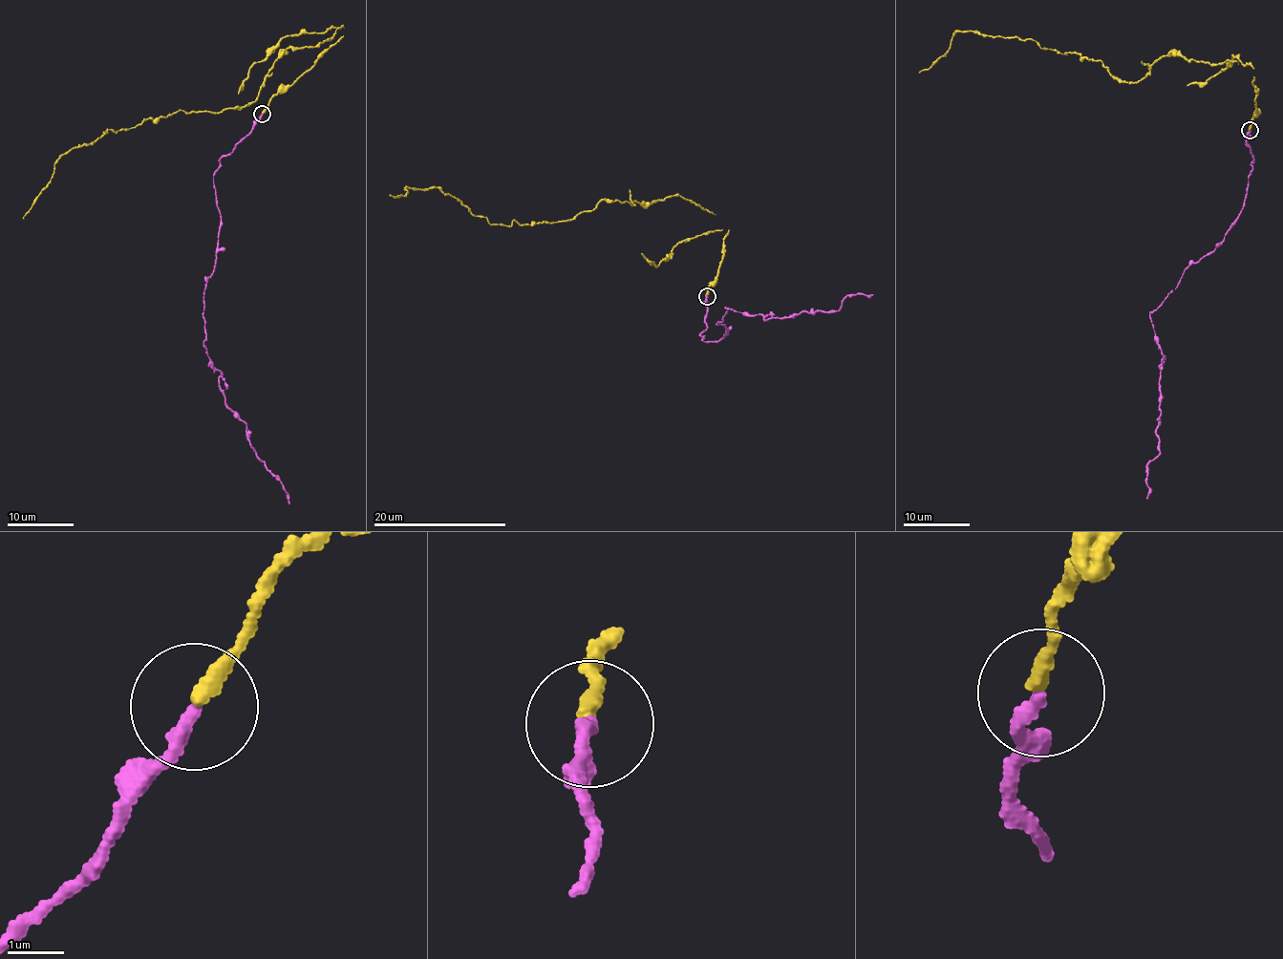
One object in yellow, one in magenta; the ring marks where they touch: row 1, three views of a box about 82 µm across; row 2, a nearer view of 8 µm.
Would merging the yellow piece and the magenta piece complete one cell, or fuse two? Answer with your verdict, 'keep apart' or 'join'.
keep apart

